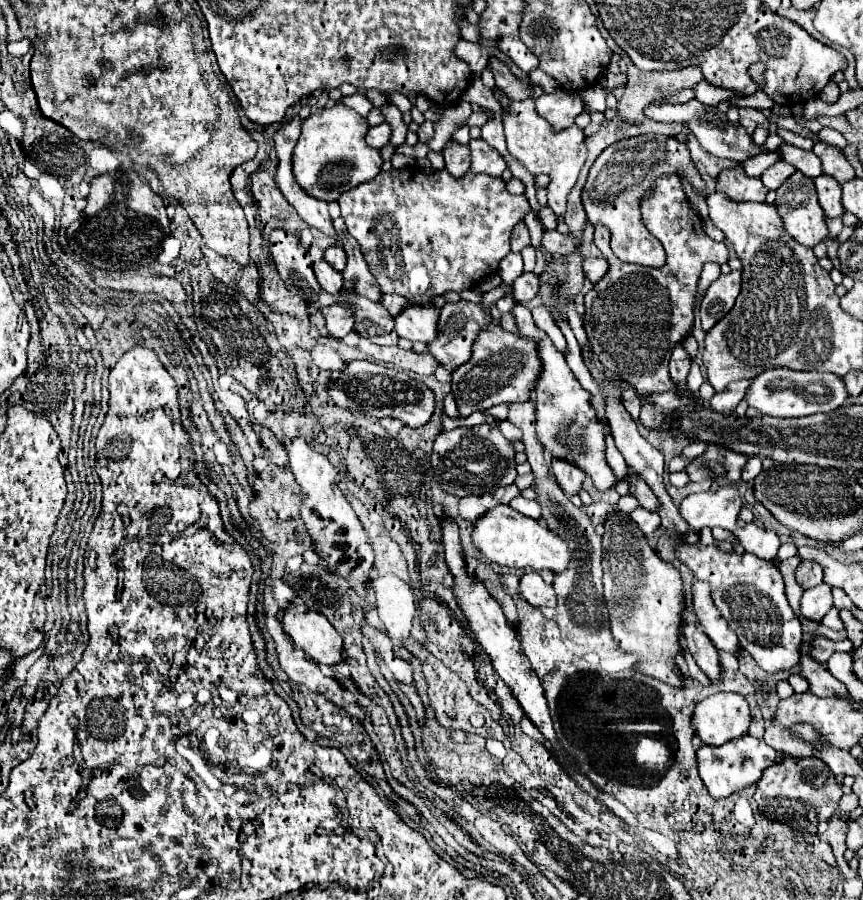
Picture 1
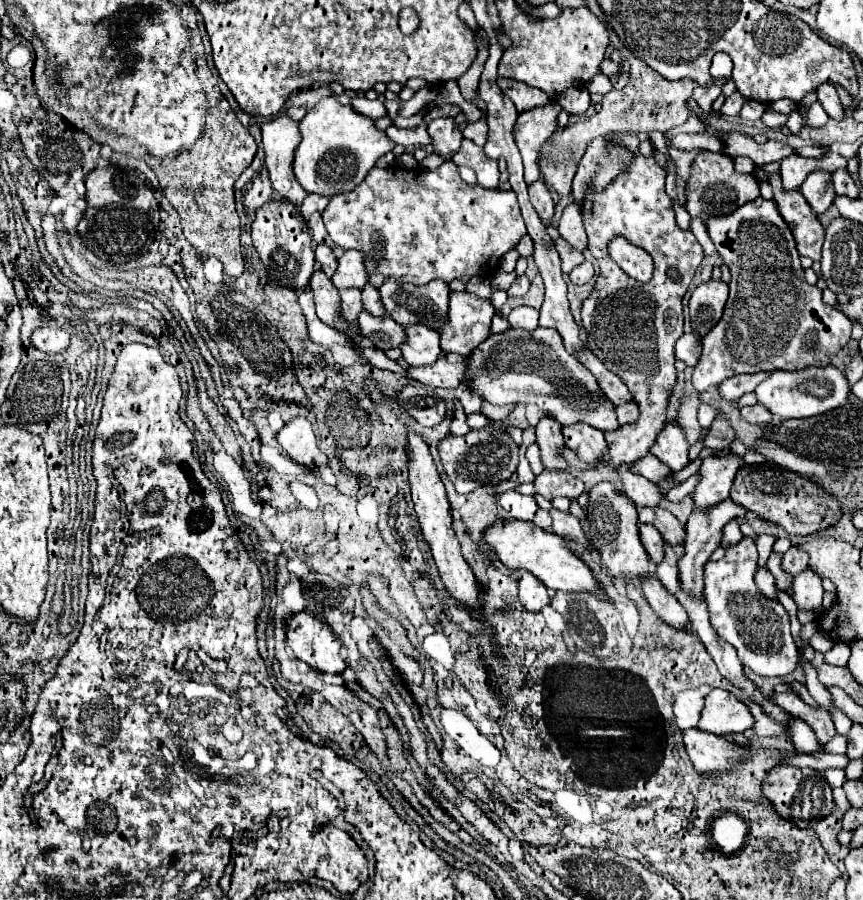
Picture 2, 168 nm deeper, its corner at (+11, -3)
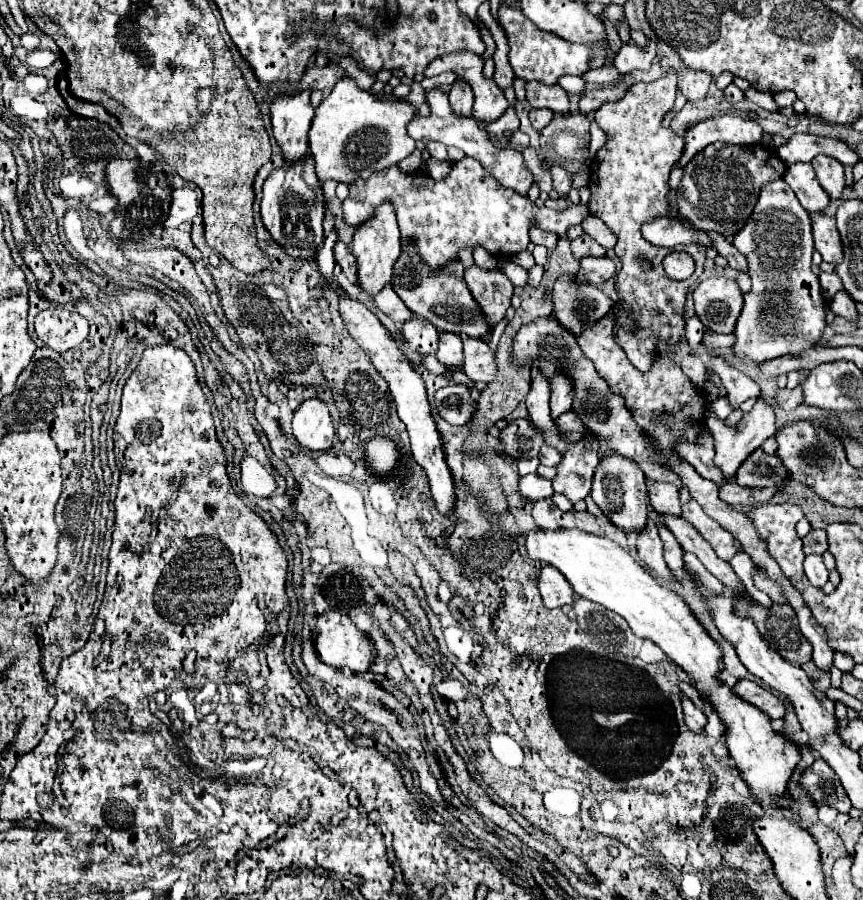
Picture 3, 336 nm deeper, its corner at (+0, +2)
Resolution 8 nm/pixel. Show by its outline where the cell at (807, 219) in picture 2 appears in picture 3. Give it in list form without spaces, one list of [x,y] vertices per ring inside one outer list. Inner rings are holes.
[[[811,214],[811,222],[813,222],[815,250],[821,252],[825,262],[837,266],[843,260],[843,244],[835,226],[835,218],[825,214]]]

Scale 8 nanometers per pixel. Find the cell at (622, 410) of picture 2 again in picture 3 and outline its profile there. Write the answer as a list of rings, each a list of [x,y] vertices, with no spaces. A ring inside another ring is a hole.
[[[701,432],[697,444],[679,444],[679,454],[699,474],[703,474],[703,478],[715,482],[719,488],[723,486],[723,472],[719,472],[719,468],[715,468],[715,464],[713,464],[715,448],[713,448],[713,436],[711,434]]]

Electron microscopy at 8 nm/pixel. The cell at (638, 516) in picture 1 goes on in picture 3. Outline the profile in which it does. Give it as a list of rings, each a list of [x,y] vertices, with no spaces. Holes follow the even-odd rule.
[[[659,524],[659,536],[663,540],[663,554],[665,554],[665,562],[667,562],[669,570],[671,572],[681,570],[683,568],[683,550],[681,550],[679,542],[671,534],[671,530],[667,530],[663,524]]]

